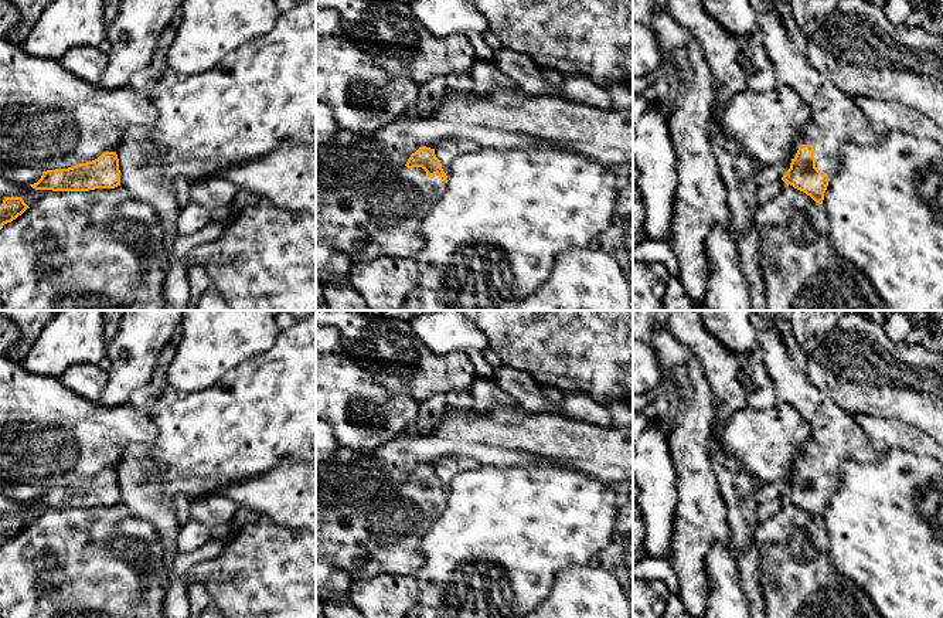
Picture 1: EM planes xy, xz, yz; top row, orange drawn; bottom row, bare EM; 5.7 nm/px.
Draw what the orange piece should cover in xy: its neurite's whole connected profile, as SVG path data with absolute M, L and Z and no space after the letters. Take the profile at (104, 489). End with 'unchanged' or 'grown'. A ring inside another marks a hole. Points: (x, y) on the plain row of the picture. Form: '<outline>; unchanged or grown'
M103 469L98 476L68 486L42 489L41 496L30 502L35 507L89 509L120 503L116 469Z; unchanged

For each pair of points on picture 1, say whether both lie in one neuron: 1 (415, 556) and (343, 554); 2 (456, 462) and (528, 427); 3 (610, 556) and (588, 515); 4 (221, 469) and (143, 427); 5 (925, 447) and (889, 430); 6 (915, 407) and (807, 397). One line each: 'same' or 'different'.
1: same
2: different
3: different
4: different
5: same
6: different

